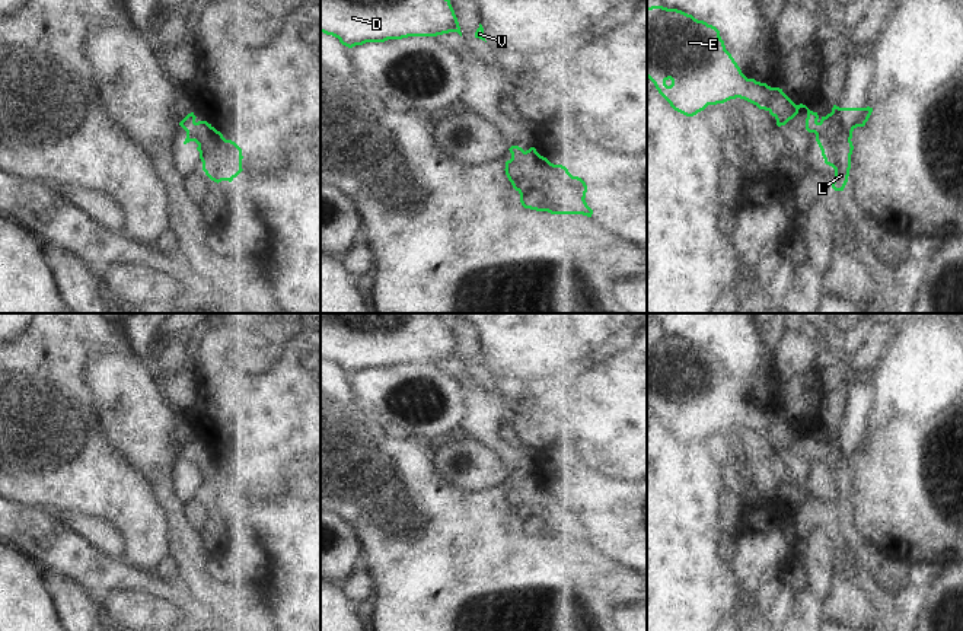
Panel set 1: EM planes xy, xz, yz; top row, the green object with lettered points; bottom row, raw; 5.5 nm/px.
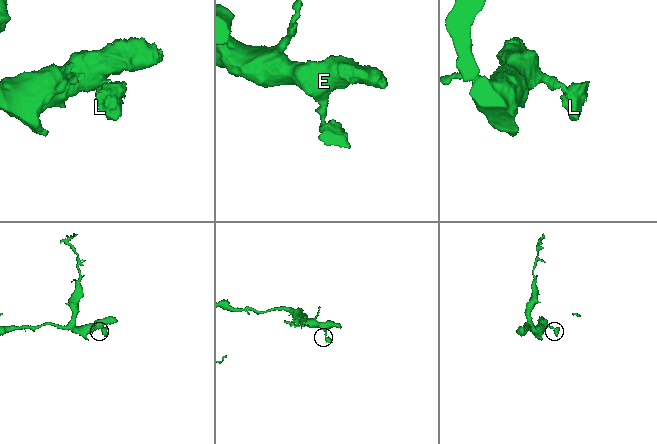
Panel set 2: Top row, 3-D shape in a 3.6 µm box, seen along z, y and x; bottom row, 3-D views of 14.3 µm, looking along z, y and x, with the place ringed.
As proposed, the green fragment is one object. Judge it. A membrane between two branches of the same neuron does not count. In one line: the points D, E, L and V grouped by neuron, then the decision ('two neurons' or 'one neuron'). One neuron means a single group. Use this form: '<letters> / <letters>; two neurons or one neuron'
D E L V; one neuron

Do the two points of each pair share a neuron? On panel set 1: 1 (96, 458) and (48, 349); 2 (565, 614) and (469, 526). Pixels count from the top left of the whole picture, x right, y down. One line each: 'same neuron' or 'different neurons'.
1: same neuron
2: same neuron

